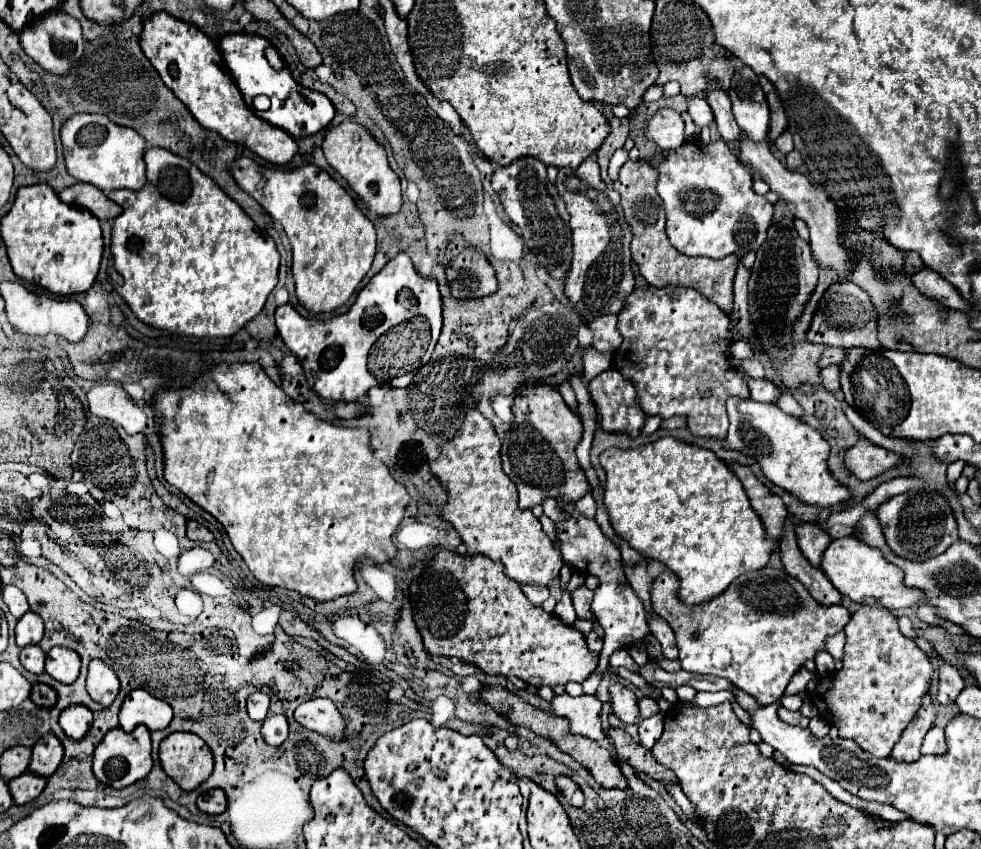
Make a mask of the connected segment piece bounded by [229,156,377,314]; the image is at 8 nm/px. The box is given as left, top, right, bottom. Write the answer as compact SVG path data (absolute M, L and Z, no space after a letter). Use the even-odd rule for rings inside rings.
M241 156L229 164L229 172L239 182L239 186L247 194L251 194L271 214L271 218L281 222L281 226L285 228L293 248L293 276L295 276L295 290L299 302L309 312L315 314L333 312L343 304L347 304L347 300L353 296L359 282L371 268L377 244L373 222L357 208L349 192L315 164L303 164L301 168L279 170L279 168L265 168L257 164L253 158Z

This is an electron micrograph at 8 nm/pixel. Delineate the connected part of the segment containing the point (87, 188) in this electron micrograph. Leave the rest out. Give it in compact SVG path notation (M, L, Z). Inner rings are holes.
M77 182L65 188L59 194L59 198L69 206L87 208L99 220L113 220L123 212L123 208L115 204L113 200L109 200L99 188L95 188L93 184L85 184L85 182Z

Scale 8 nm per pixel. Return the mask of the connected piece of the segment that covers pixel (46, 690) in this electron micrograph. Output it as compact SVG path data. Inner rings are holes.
M33 684L31 688L31 696L29 696L37 706L45 706L45 708L51 708L55 702L57 702L57 694L51 686L47 684Z

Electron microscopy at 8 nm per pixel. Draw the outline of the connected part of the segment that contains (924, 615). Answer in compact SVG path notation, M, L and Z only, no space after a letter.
M921 605L917 611L917 617L925 624L937 624L944 621L935 614L935 609L928 605Z

